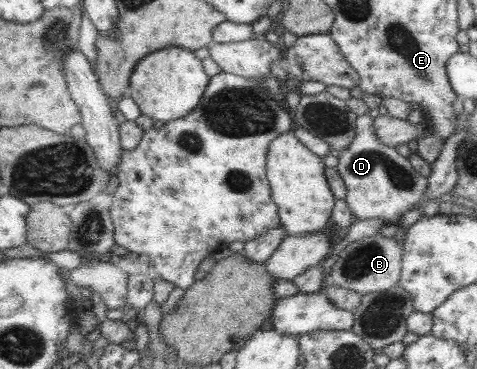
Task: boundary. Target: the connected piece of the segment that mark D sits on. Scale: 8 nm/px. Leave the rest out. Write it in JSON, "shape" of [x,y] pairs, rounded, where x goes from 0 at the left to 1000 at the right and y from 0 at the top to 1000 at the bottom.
{"shape":[[[774,309],[751,312],[748,358],[732,401],[711,412],[709,466],[719,482],[730,512],[730,531],[721,547],[732,558],[736,577],[746,593],[774,596],[803,591],[813,596],[813,610],[832,604],[841,583],[860,569],[870,569],[874,553],[885,553],[893,542],[893,518],[899,509],[899,488],[887,480],[860,434],[836,412],[836,401],[824,401],[818,393],[803,390],[795,377],[792,358],[786,355],[784,320]]]}

